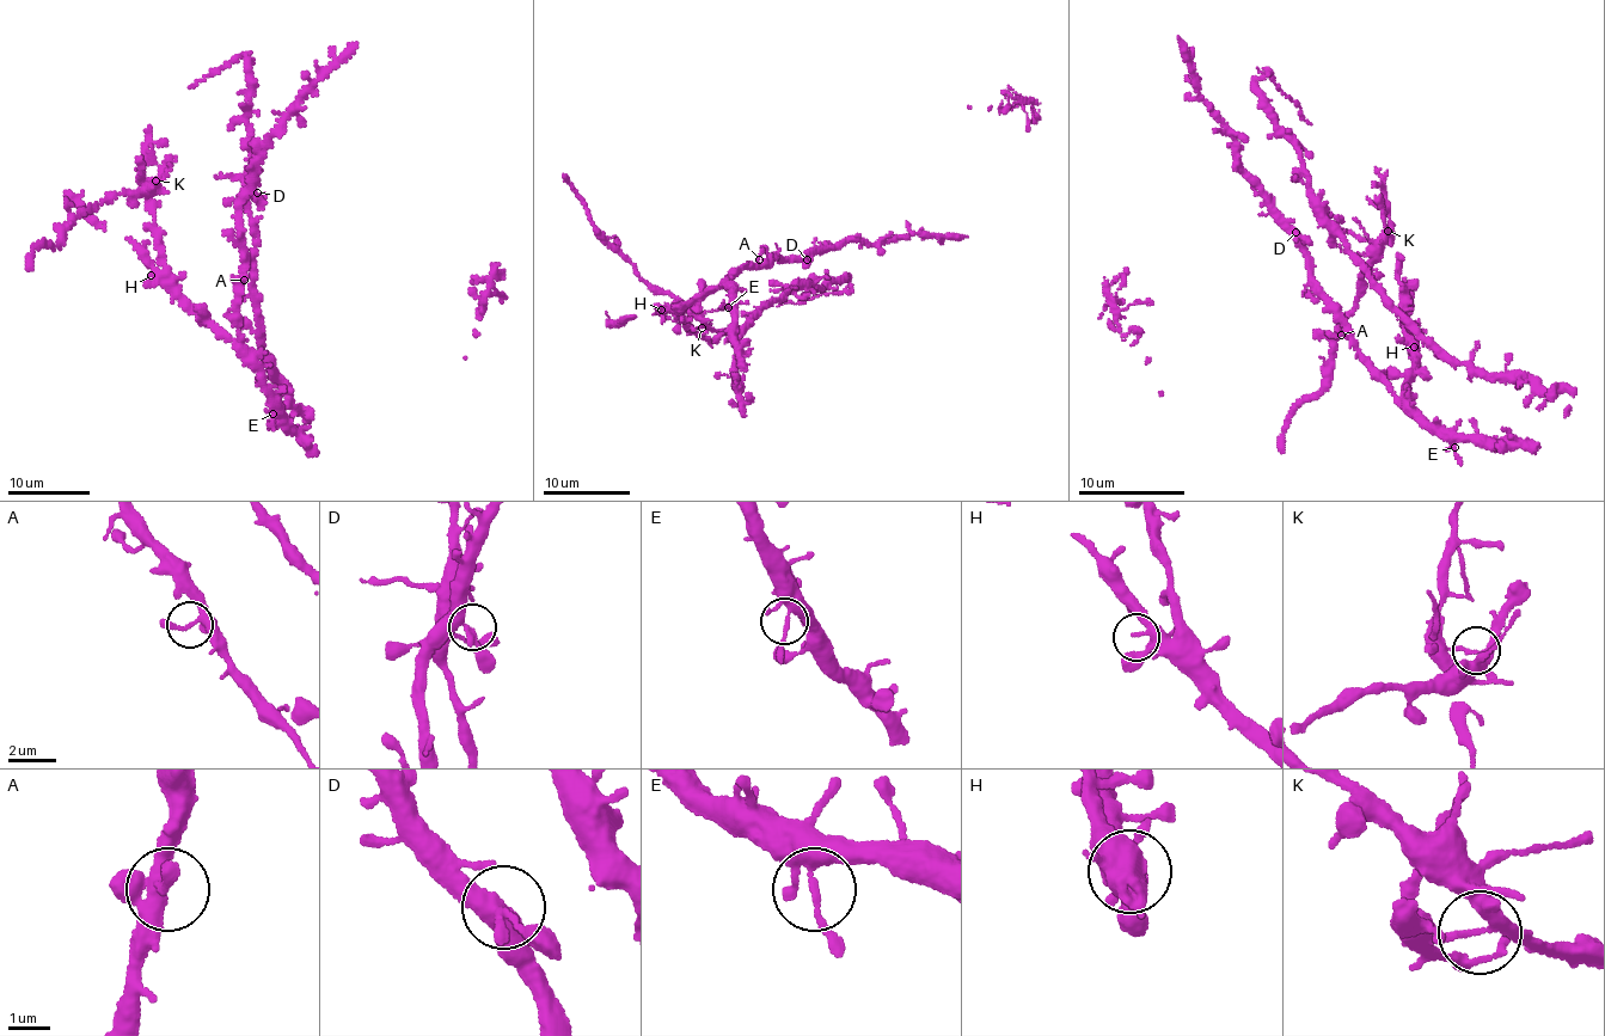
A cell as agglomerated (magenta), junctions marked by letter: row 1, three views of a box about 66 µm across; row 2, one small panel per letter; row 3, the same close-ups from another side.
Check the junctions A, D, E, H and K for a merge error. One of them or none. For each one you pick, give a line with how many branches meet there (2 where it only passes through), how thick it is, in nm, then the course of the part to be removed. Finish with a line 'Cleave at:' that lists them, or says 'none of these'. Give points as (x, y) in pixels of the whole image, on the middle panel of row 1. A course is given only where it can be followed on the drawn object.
K: Branches: 3. Thickness 220 nm. Course of the part to remove: (702, 328), (702, 323), (667, 293), (659, 294), (606, 239), (592, 222), (586, 202), (563, 175)
Cleave at: K

